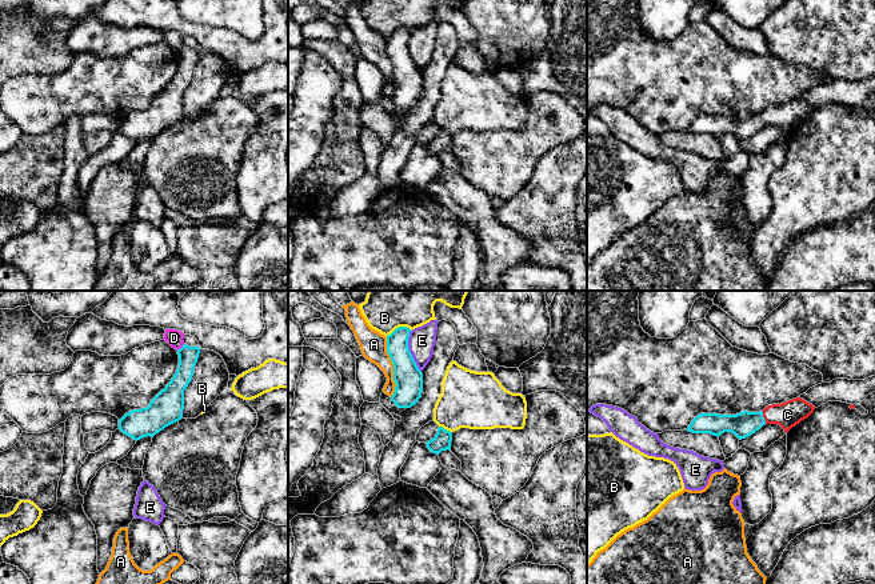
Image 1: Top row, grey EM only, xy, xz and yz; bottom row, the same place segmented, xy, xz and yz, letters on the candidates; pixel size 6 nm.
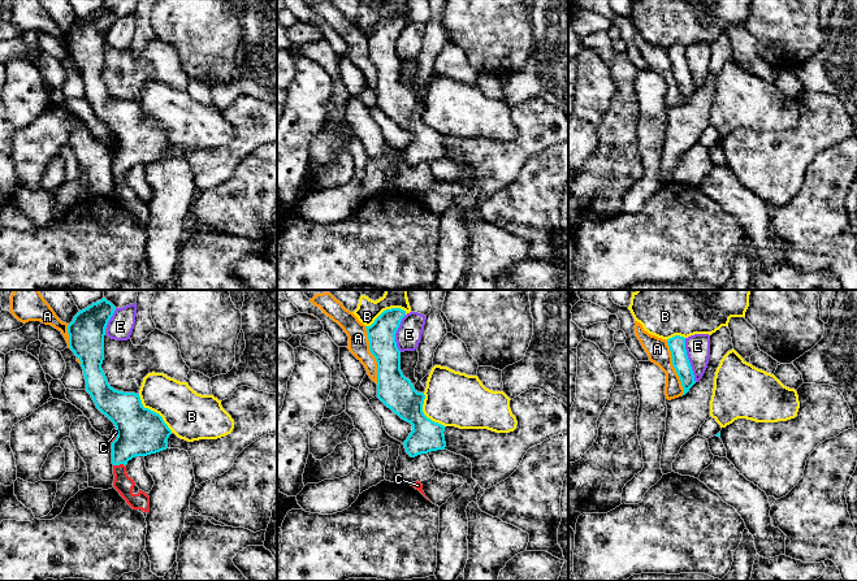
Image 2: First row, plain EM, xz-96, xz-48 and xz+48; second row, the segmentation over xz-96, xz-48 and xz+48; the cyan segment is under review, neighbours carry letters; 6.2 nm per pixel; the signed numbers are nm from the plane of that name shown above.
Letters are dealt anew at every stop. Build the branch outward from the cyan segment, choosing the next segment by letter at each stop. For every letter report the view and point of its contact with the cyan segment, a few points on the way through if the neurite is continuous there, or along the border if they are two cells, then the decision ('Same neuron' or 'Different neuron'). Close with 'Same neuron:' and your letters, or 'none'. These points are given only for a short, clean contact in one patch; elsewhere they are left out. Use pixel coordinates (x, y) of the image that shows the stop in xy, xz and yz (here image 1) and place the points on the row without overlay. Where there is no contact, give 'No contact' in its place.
A: Touches cyan at xz (394, 68). Different neuron
B: Touches cyan at xz (399, 28). Different neuron
C: Touches cyan at yz (763, 119). Path across: yz (743, 126), (763, 119), (787, 116). Same neuron
D: Touches cyan at xy (182, 48). Boundary: xy (183, 44), (176, 51). Different neuron
E: Touches cyan at xz (408, 52). Different neuron
Same neuron: C

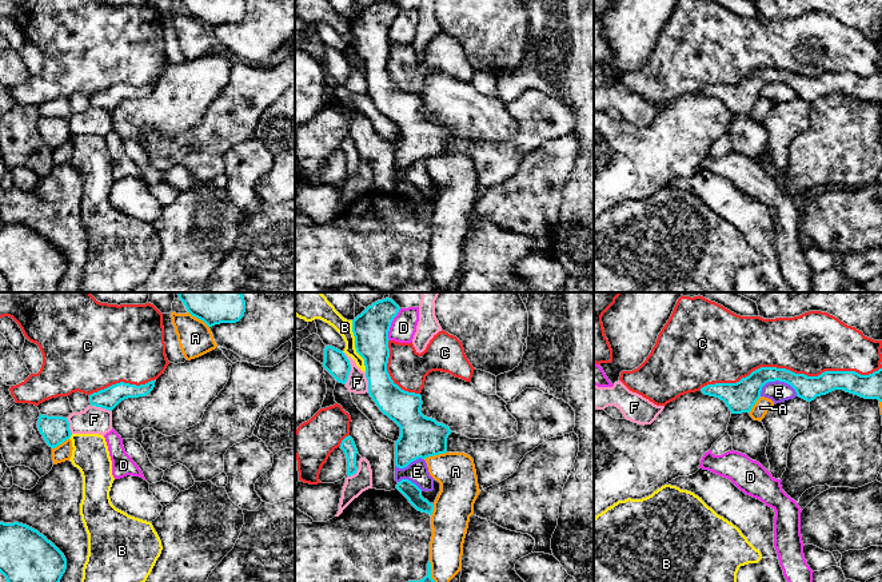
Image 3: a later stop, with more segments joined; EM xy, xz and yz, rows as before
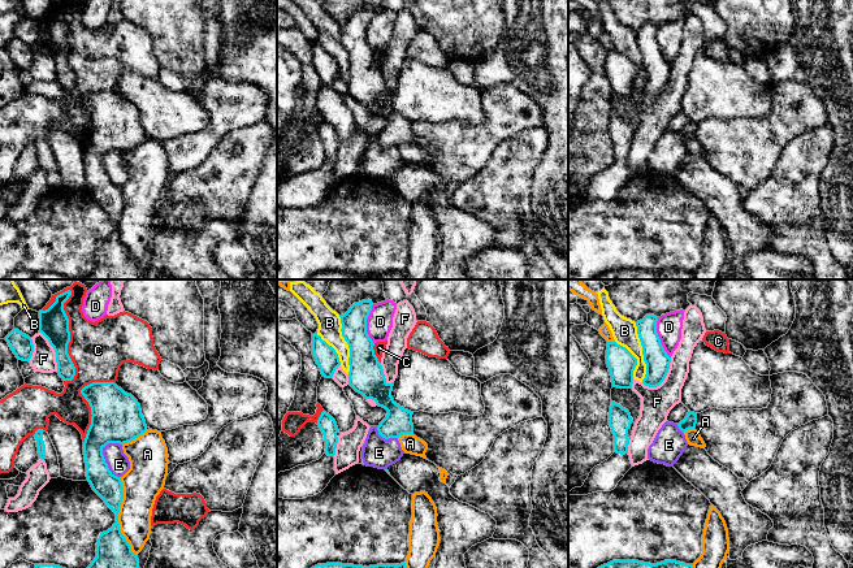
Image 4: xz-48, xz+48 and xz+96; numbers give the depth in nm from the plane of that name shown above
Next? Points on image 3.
A: Touches cyan at xz (435, 155). Different neuron
B: Touches cyan at xz (355, 47). Different neuron
C: Touches cyan at yz (790, 72). Different neuron
D: Touches cyan at xz (390, 26). Different neuron
E: Touches cyan at yz (779, 82). Different neuron
F: Touches cyan at xz (350, 70). Different neuron
Same neuron: none

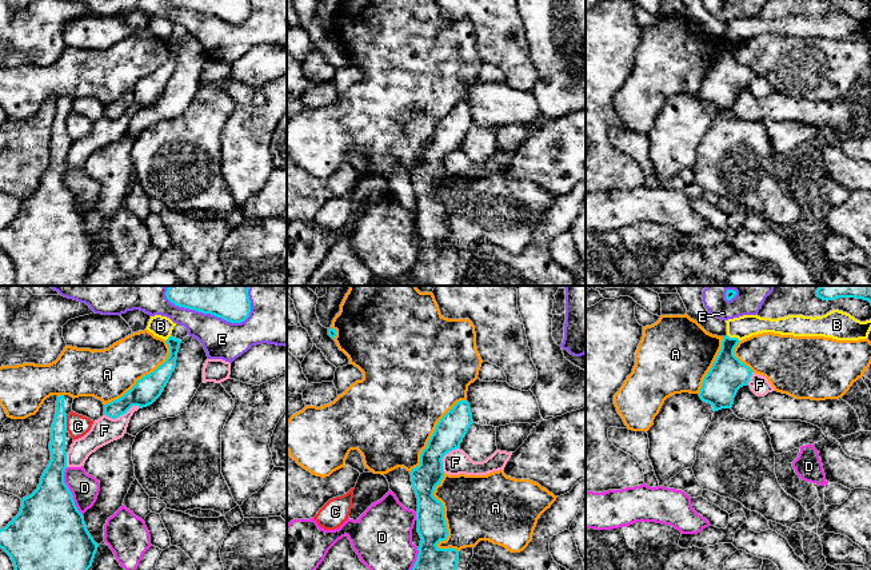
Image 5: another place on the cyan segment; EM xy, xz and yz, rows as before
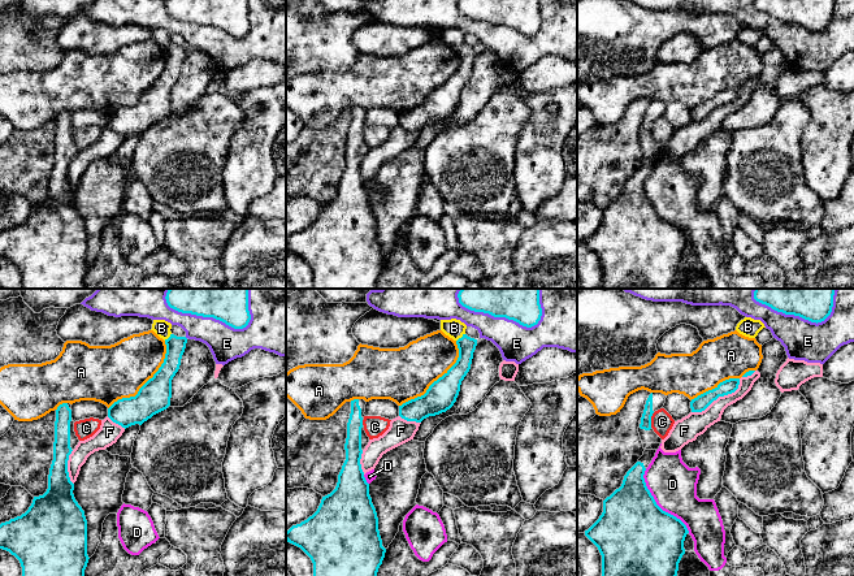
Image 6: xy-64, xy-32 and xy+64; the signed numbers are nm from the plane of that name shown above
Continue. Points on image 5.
A: Touches cyan at xz (444, 222). Different neuron
B: Touches cyan at yz (734, 39). Different neuron
C: Touches cyan at xy (66, 124). Different neuron
D: Touches cyan at xy (70, 192). Different neuron
E: Touches cyan at xy (210, 14). Different neuron
F: Touches cyan at xy (122, 115). Different neuron
Same neuron: none

